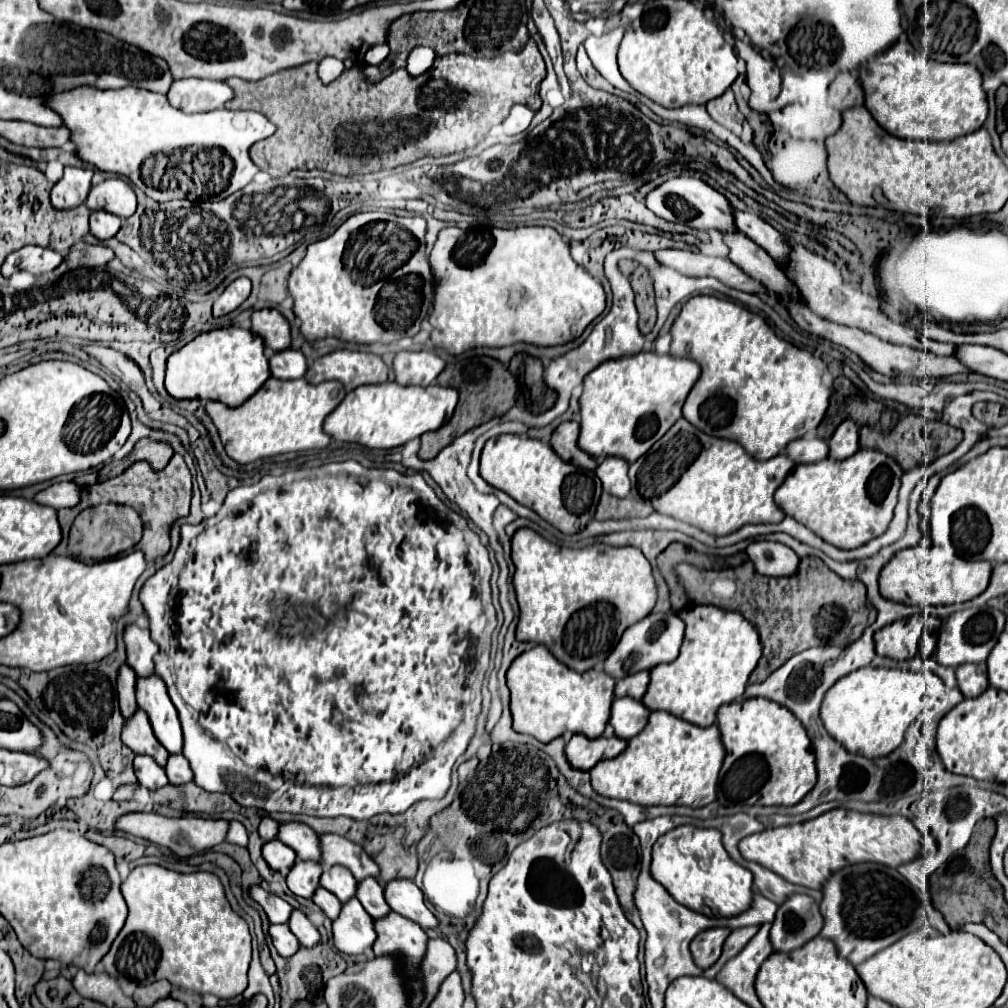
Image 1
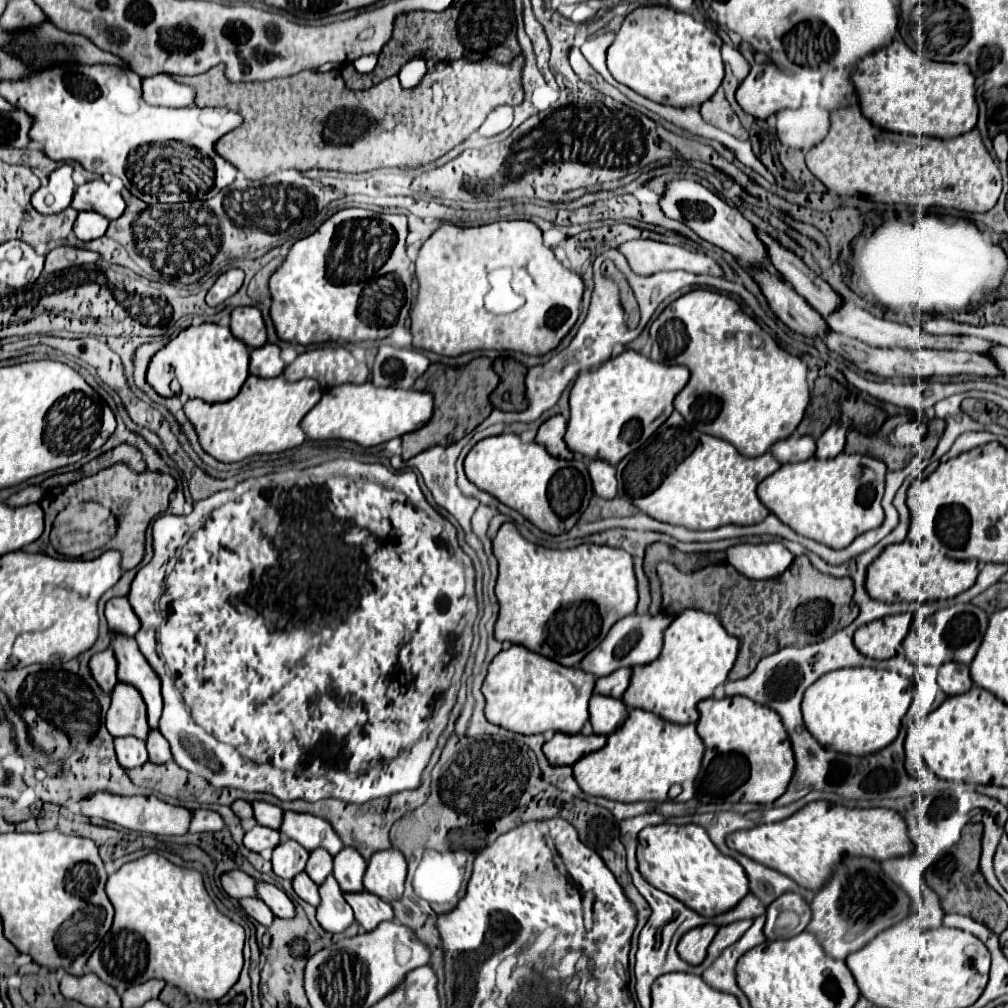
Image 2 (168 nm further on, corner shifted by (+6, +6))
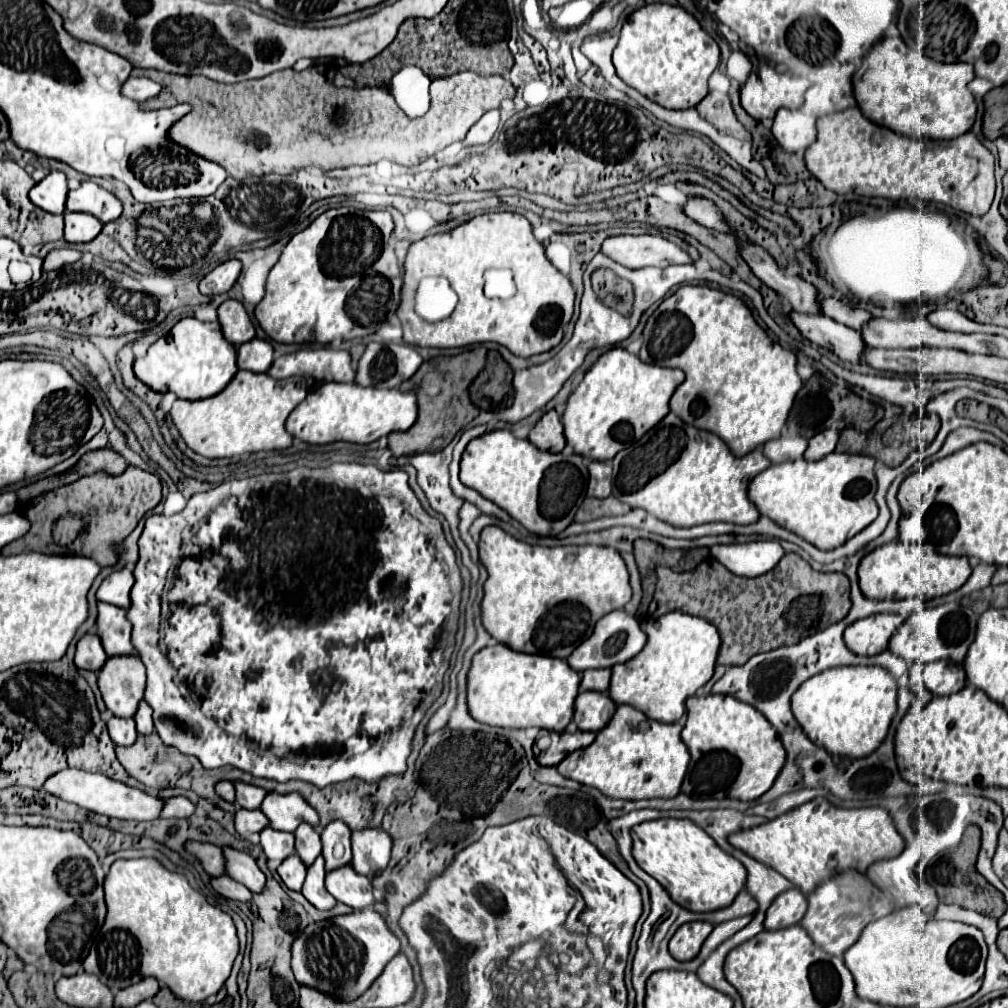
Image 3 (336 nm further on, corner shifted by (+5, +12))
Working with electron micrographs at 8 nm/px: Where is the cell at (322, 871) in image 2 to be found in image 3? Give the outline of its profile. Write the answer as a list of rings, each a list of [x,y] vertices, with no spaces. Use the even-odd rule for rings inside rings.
[[[298,825],[298,831],[294,831],[294,839],[296,839],[296,855],[302,859],[304,865],[312,865],[314,859],[320,855],[322,851],[322,843],[320,843],[320,833],[318,829],[314,829],[312,825]]]

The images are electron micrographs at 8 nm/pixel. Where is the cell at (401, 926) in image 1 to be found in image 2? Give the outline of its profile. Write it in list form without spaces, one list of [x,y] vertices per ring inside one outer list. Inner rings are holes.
[[[363,891],[363,893],[345,893],[345,899],[353,907],[355,921],[365,931],[373,931],[379,923],[395,919],[395,911],[393,911],[391,903],[387,903],[383,899],[377,899],[377,895],[369,895],[367,891]]]

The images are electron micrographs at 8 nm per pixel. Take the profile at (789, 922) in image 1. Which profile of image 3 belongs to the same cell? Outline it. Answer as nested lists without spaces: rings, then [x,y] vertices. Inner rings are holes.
[[[798,889],[784,891],[768,907],[764,927],[766,929],[784,929],[784,927],[796,925],[804,917],[806,909],[808,909],[806,897]]]

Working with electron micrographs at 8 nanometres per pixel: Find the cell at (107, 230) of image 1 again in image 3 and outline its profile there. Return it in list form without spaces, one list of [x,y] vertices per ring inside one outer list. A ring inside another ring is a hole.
[[[64,213],[64,239],[68,243],[88,243],[102,229],[102,223],[88,213]]]

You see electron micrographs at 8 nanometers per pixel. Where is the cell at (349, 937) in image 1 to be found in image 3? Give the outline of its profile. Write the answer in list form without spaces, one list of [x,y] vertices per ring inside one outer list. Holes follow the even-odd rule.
[[[320,855],[314,865],[308,867],[306,871],[306,881],[302,885],[302,895],[318,909],[332,909],[336,905],[336,899],[326,891],[324,887],[324,877],[326,877],[326,869],[324,869],[324,857]]]

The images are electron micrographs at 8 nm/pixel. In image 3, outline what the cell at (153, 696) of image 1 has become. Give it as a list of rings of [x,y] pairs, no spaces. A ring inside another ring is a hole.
[[[98,601],[96,629],[106,655],[138,655],[130,641],[132,625],[126,621],[126,609]]]

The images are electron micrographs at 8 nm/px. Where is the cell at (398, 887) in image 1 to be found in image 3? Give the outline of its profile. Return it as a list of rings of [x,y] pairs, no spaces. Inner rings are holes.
[[[384,829],[352,831],[352,867],[372,879],[390,861],[392,839]]]

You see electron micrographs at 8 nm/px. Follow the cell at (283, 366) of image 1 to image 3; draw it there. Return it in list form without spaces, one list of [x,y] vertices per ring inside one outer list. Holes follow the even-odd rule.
[[[264,339],[248,341],[238,349],[238,369],[246,369],[252,373],[266,373],[274,361],[272,345]]]

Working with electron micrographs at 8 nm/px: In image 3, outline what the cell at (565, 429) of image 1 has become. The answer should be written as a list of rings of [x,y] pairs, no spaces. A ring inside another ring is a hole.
[[[554,409],[548,411],[546,415],[542,415],[542,419],[530,429],[528,441],[532,445],[536,445],[538,449],[550,451],[550,453],[560,453],[564,449],[564,445],[566,445],[564,427]]]

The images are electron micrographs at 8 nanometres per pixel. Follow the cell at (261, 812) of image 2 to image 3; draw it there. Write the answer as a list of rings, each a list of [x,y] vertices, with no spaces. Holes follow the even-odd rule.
[[[234,781],[234,789],[236,789],[236,803],[244,809],[258,809],[262,803],[262,797],[266,795],[262,787],[248,785],[242,781]]]

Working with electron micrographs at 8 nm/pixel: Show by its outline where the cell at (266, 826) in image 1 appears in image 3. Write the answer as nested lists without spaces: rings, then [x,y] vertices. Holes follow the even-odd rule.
[[[218,781],[216,787],[214,787],[214,791],[224,801],[234,801],[234,785],[230,781]]]

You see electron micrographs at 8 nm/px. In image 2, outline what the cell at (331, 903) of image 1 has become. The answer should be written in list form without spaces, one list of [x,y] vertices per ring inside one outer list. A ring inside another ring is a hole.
[[[299,873],[297,879],[293,879],[293,889],[303,901],[311,903],[313,907],[317,907],[317,903],[321,903],[321,897],[317,895],[317,885],[309,879],[307,873]]]

